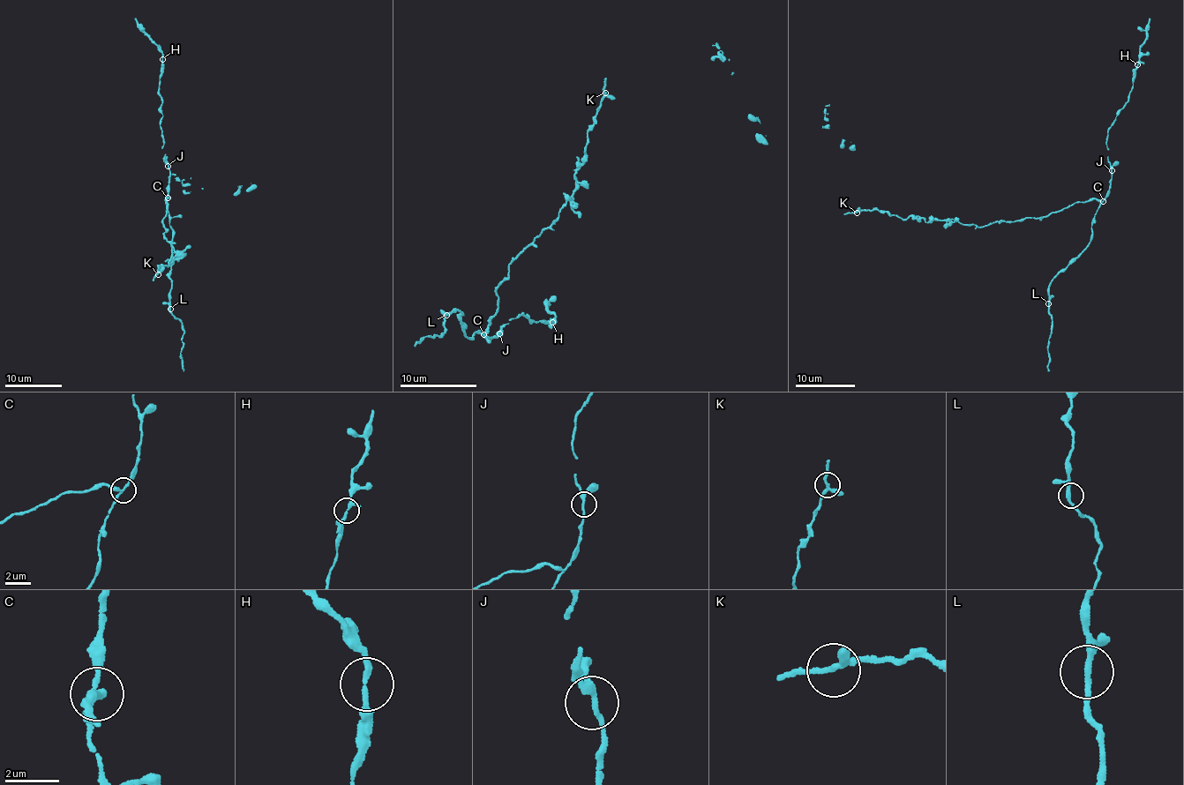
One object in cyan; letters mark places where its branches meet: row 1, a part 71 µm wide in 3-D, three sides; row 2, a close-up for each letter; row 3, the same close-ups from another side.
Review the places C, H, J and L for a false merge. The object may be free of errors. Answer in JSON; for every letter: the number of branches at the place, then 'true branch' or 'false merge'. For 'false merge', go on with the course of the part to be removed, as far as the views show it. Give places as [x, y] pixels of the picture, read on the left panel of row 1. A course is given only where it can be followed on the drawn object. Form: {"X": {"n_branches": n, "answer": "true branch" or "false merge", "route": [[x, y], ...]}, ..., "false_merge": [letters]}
{"C": {"n_branches": 3, "answer": "false merge", "route": [[168, 198], [163, 232], [178, 251], [168, 266], [156, 267], [153, 280]]}, "H": {"n_branches": 3, "answer": "true branch"}, "J": {"n_branches": 3, "answer": "true branch"}, "L": {"n_branches": 3, "answer": "true branch"}, "false_merge": ["C"]}

